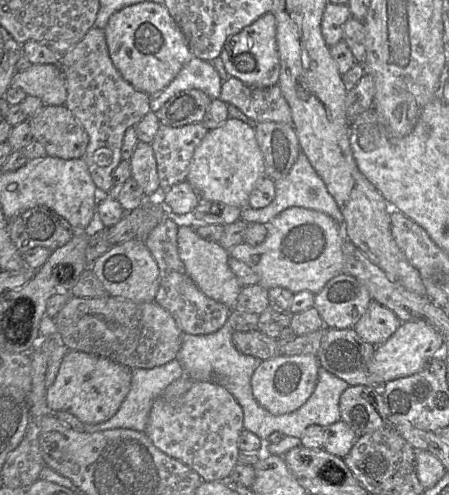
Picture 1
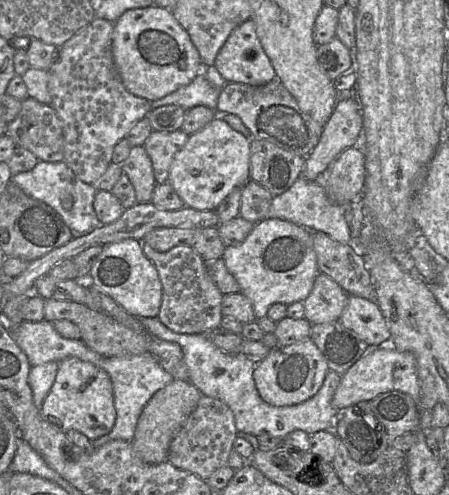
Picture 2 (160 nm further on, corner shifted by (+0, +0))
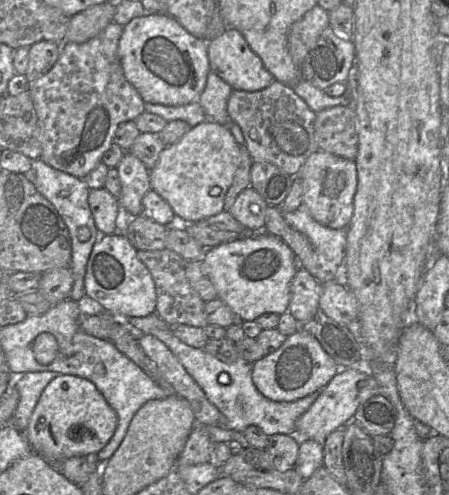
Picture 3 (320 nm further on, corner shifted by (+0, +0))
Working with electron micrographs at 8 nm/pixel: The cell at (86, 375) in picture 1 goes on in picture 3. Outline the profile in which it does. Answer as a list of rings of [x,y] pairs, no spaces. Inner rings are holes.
[[[59,374],[48,383],[31,414],[24,437],[33,452],[48,462],[74,456],[95,456],[109,442],[117,427],[117,414],[89,380]]]

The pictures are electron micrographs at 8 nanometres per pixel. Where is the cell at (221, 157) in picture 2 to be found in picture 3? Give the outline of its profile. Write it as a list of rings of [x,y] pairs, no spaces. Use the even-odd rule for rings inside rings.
[[[206,120],[192,127],[181,139],[167,146],[160,153],[155,167],[150,170],[151,189],[169,203],[175,213],[177,223],[194,224],[224,210],[224,198],[240,164],[241,147],[227,125]]]

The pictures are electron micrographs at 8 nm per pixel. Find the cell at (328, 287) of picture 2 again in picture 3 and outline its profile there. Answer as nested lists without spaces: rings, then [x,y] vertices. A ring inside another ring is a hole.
[[[299,268],[290,285],[288,311],[299,322],[309,321],[319,308],[322,284],[304,268]]]

